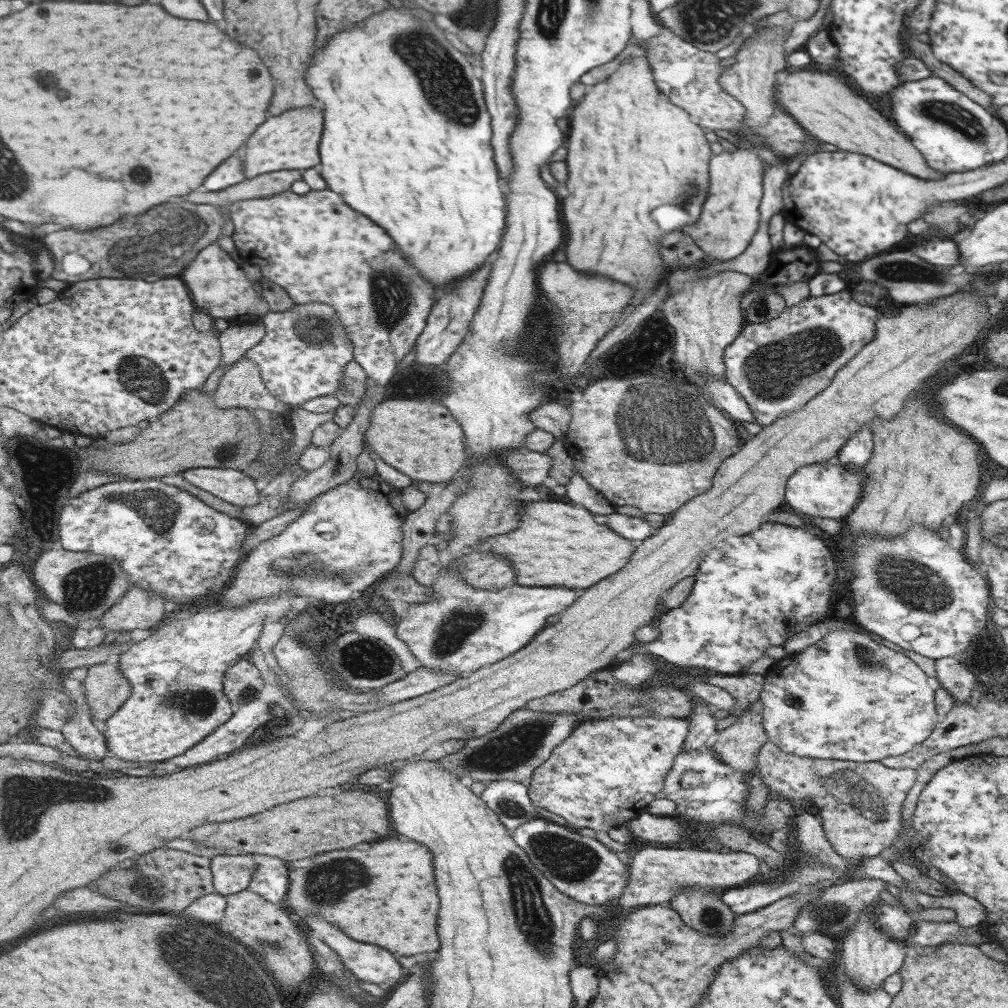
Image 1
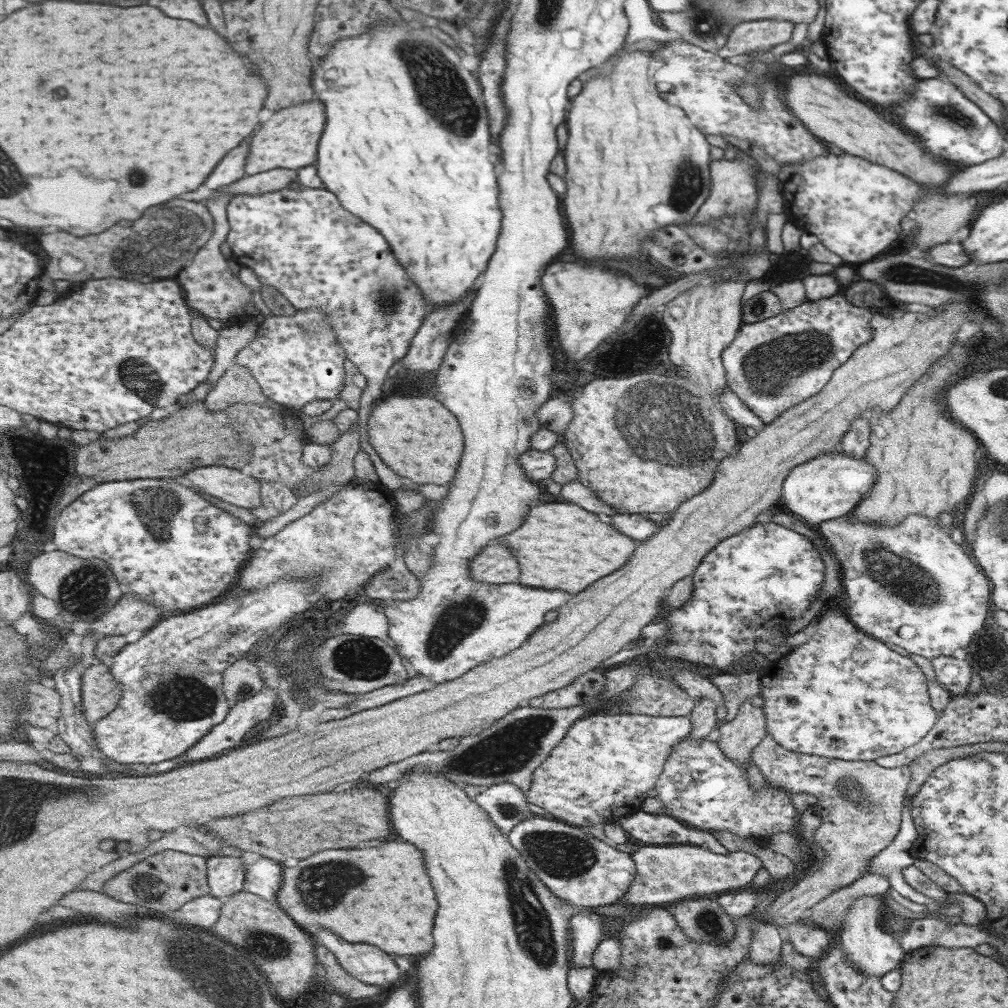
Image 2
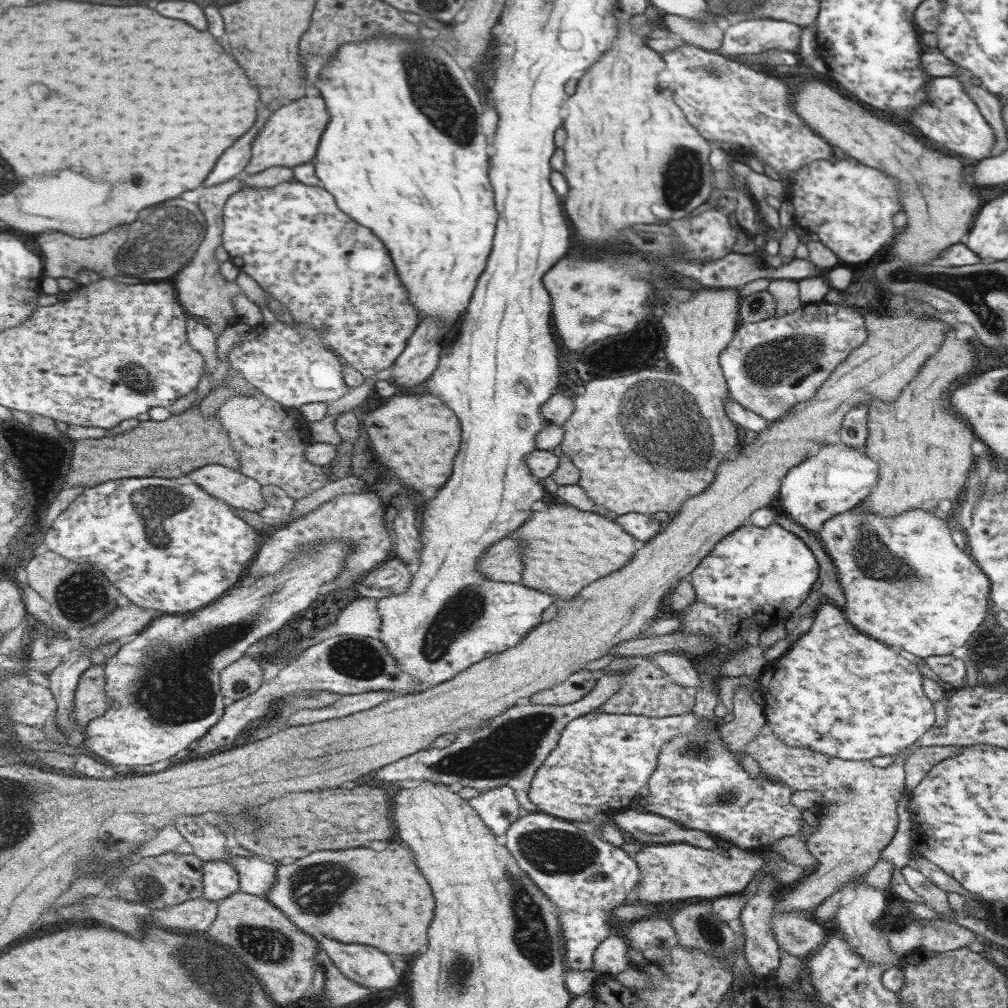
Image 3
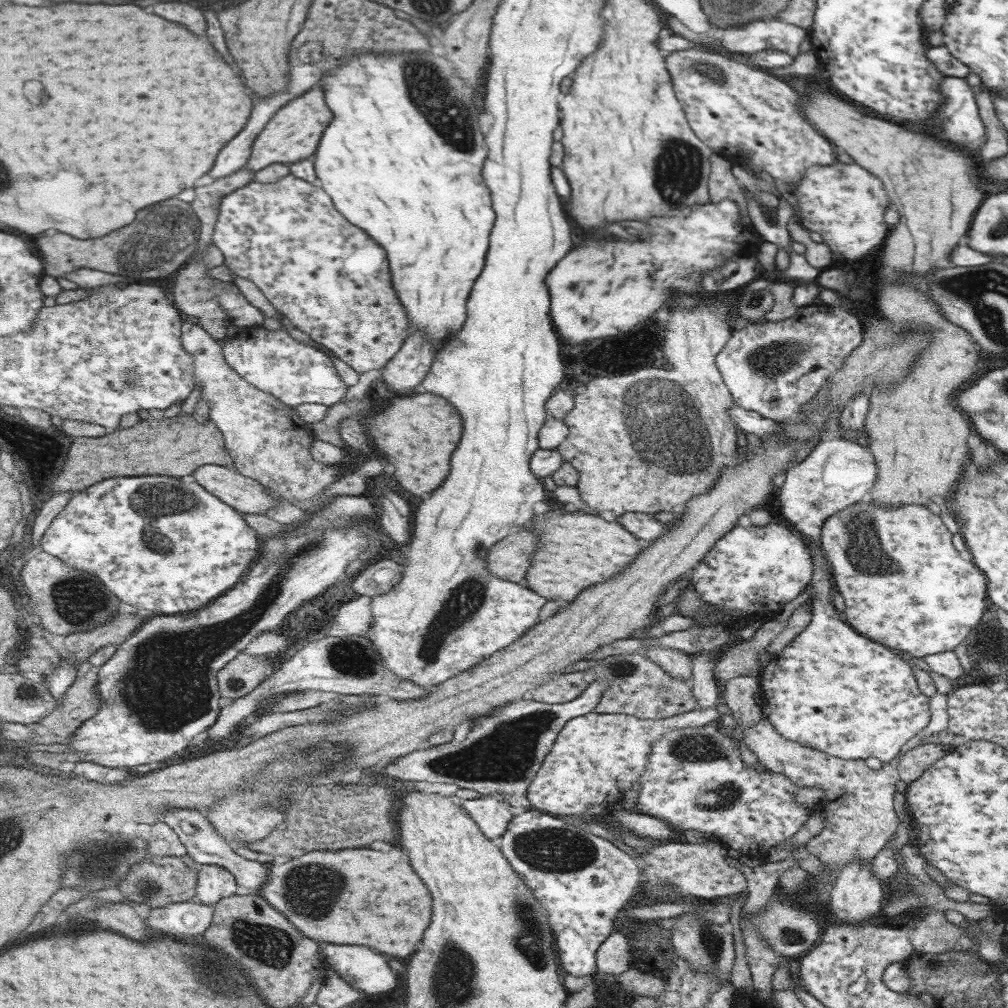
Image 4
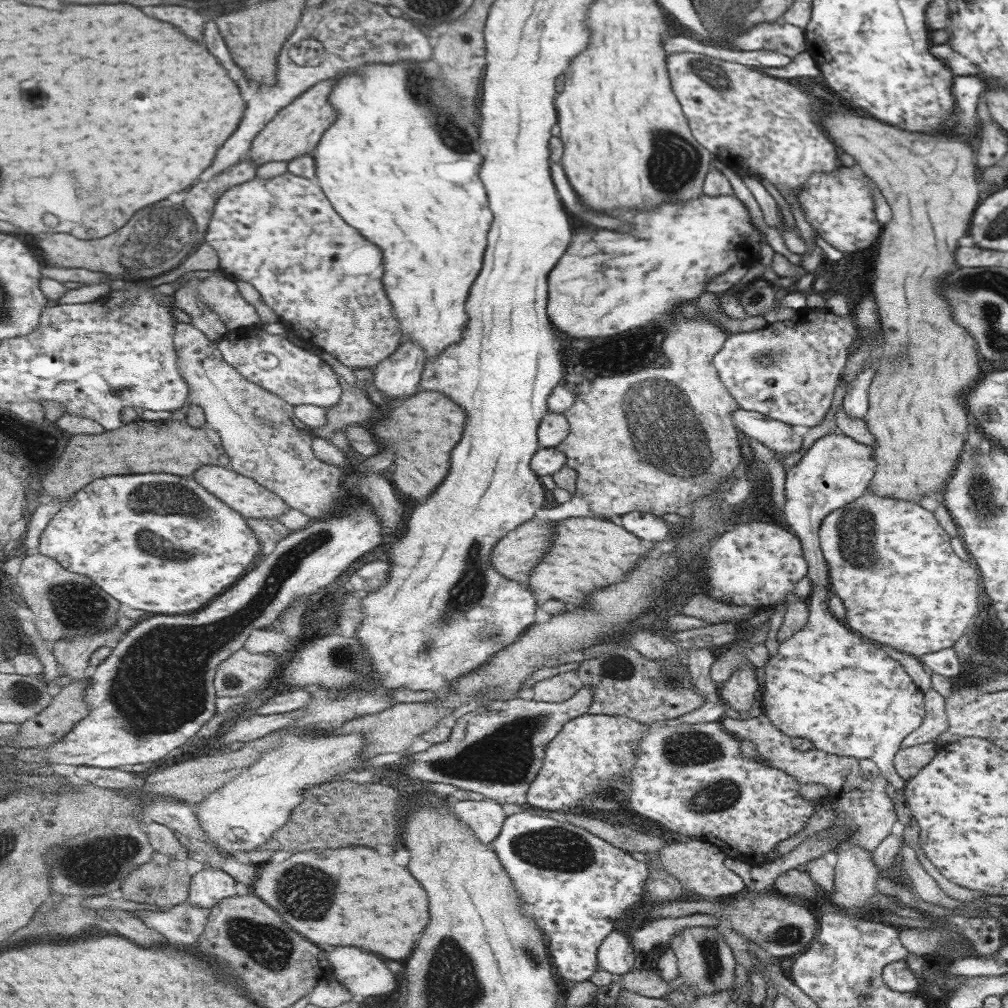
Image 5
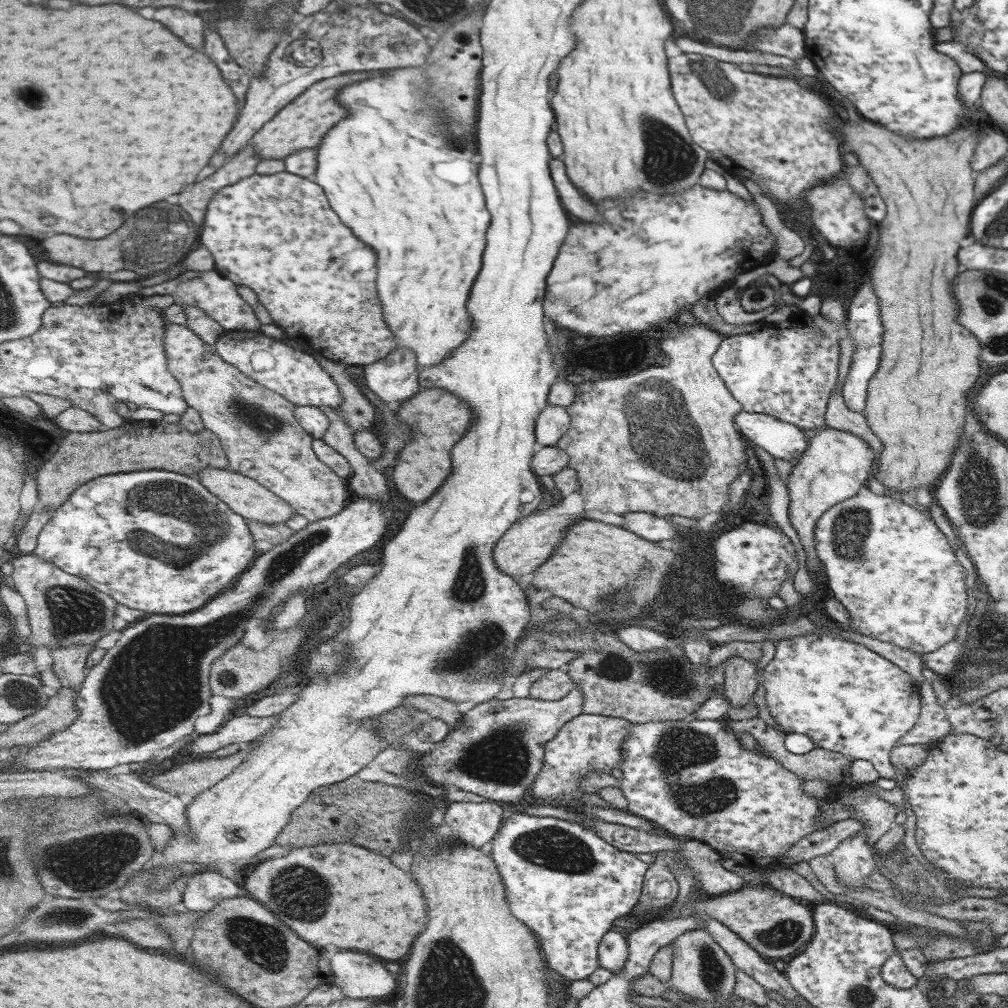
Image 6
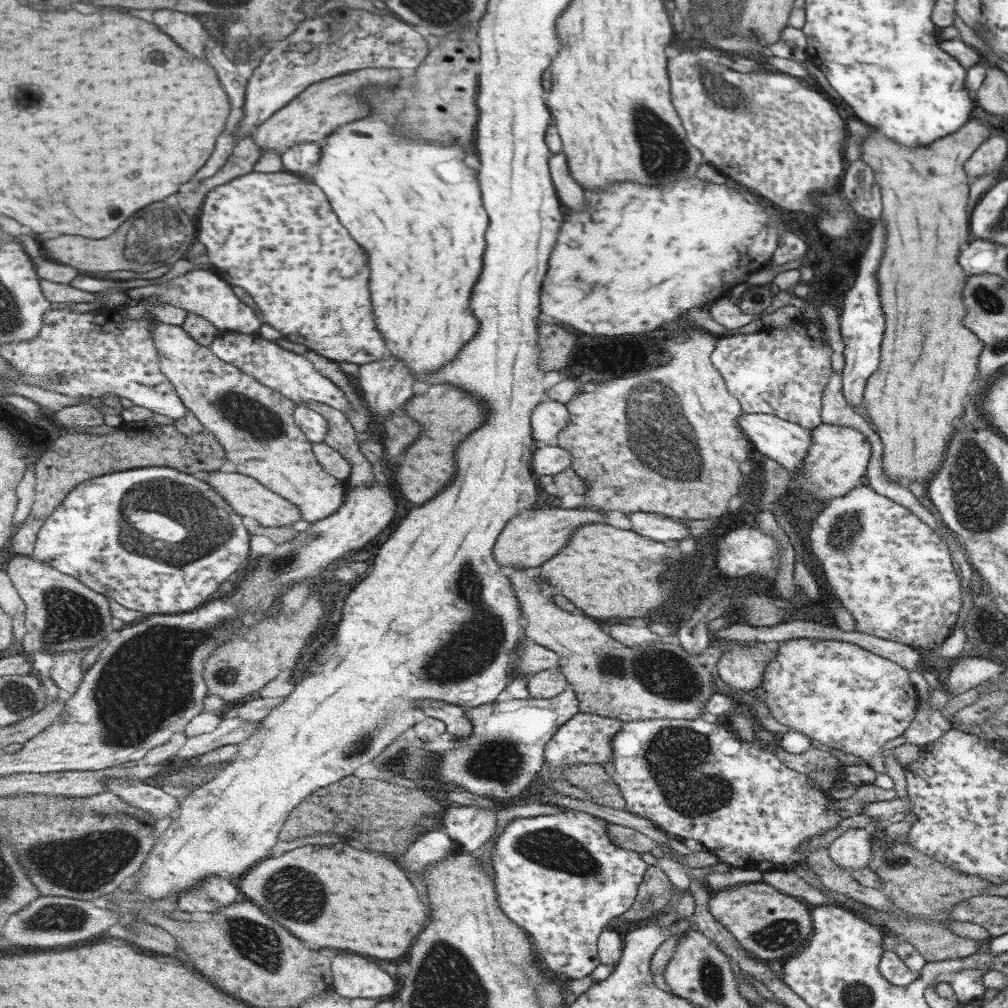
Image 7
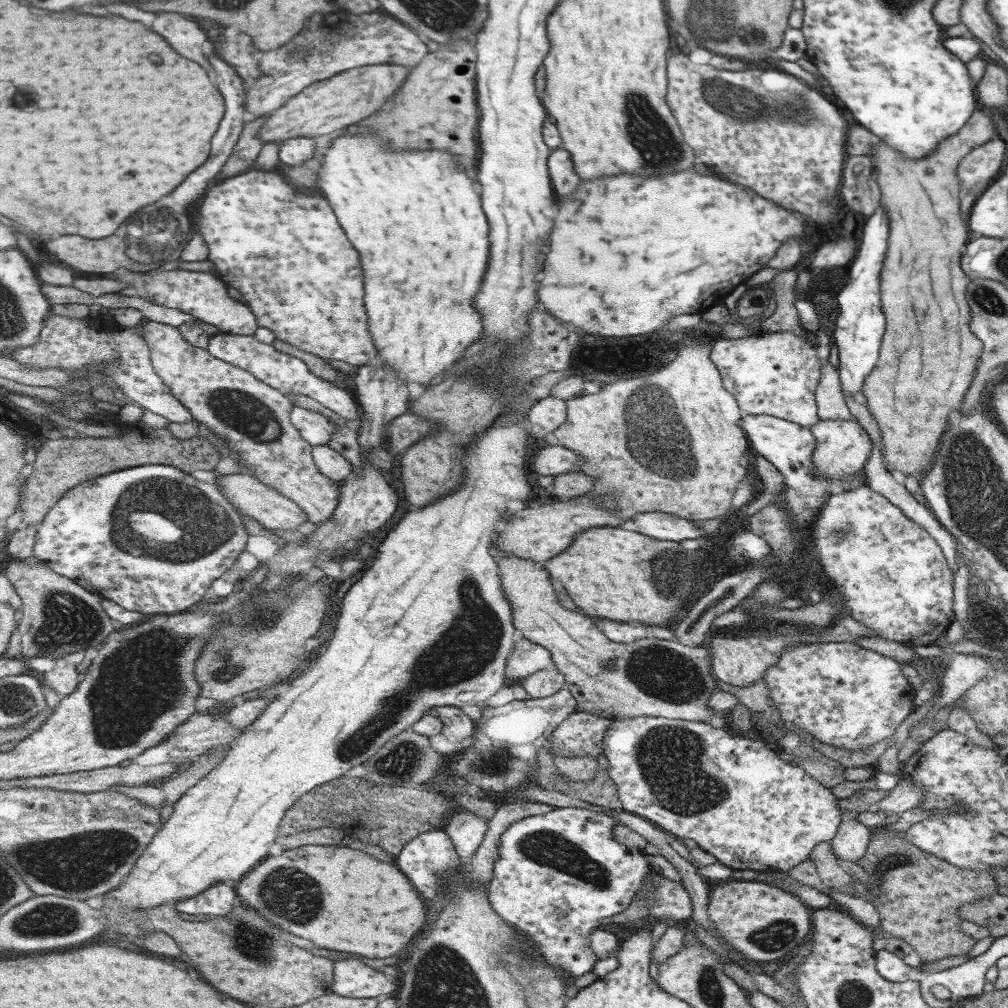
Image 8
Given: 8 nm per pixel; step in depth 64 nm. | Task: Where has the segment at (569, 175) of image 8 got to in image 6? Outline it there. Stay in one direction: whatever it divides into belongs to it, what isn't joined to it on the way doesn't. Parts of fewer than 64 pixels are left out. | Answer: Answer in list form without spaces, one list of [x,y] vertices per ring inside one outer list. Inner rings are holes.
[[[561,156],[549,161],[549,170],[551,170],[551,180],[553,180],[553,184],[555,184],[555,190],[557,190],[557,196],[559,196],[561,204],[563,204],[563,208],[569,210],[573,216],[583,218],[583,220],[587,220],[587,222],[595,222],[595,220],[599,222],[601,216],[599,216],[599,212],[595,210],[595,206],[589,204],[589,202],[577,192],[578,188],[573,186],[568,179]]]

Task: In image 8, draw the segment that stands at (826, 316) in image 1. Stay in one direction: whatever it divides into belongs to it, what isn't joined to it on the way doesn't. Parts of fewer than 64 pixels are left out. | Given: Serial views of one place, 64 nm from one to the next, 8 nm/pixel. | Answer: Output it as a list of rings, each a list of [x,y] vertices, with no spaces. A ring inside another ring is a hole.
[[[791,332],[722,339],[713,344],[709,358],[720,374],[723,388],[737,399],[745,414],[771,415],[809,428],[818,421],[814,392],[821,368],[809,341]]]

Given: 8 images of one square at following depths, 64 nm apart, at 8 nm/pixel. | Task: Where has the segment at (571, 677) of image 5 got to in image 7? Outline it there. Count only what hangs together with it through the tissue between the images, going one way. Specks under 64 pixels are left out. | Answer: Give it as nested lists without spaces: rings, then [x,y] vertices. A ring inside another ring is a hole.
[[[556,667],[529,675],[527,684],[525,684],[525,688],[530,697],[537,699],[556,698],[567,689],[567,686],[569,685],[563,677],[563,674]]]

